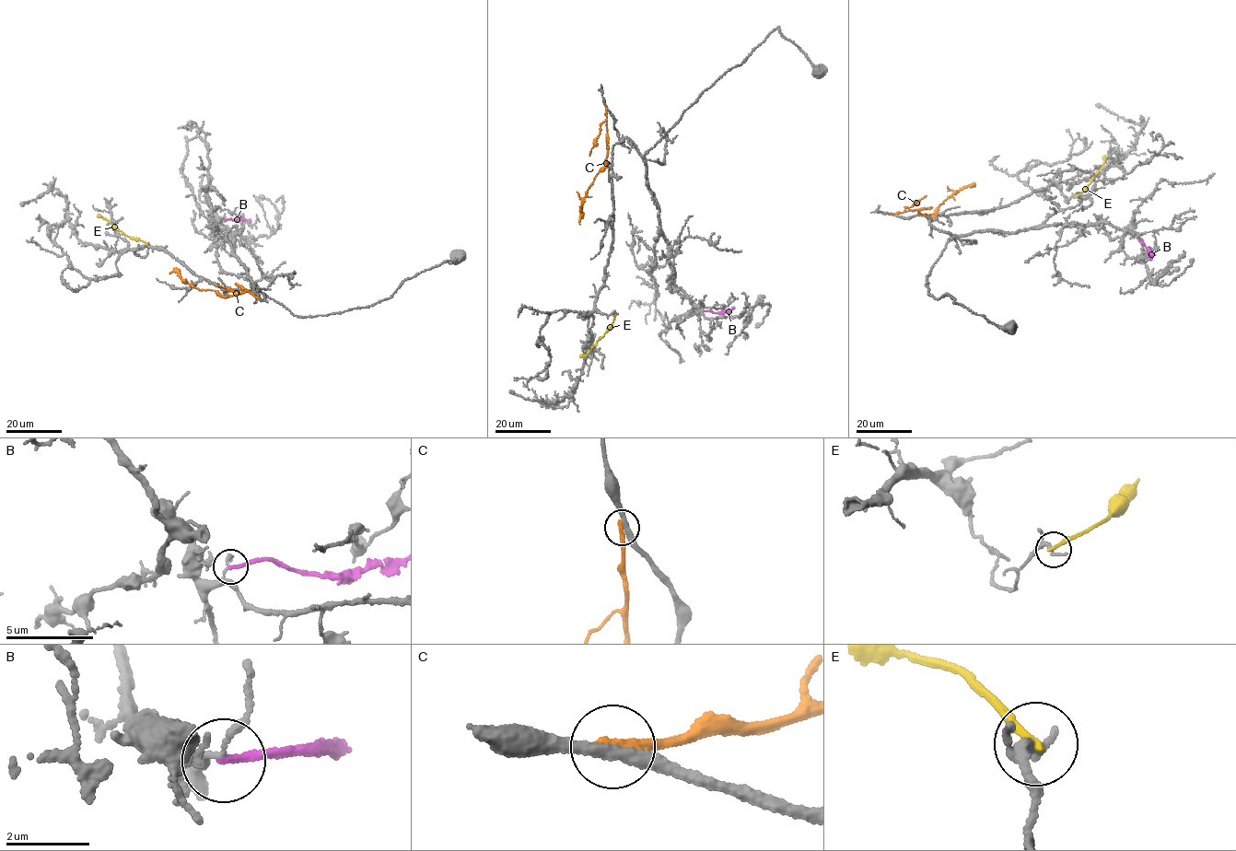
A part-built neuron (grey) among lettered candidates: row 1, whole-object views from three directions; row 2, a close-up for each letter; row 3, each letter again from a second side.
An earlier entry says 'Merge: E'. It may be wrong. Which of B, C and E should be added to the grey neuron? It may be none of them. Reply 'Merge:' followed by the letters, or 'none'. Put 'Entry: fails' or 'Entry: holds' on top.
Entry: fails
Merge: none

